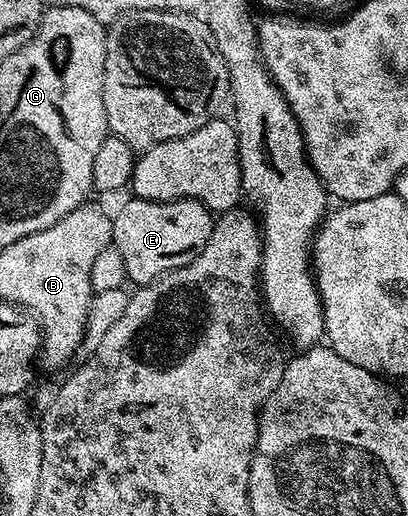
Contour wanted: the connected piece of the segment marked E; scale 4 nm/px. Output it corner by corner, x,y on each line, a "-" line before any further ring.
131,197
119,212
114,212
111,241
121,257
125,257
128,280
135,285
146,285
193,262
209,241
212,222
212,212
196,199
158,203
152,199

